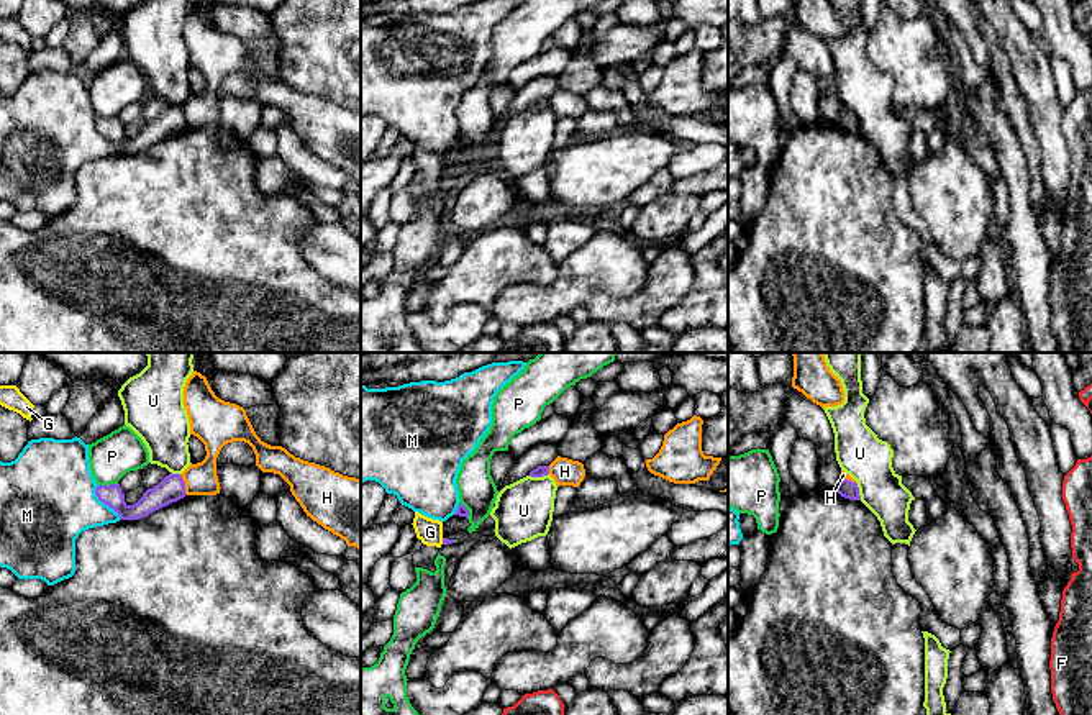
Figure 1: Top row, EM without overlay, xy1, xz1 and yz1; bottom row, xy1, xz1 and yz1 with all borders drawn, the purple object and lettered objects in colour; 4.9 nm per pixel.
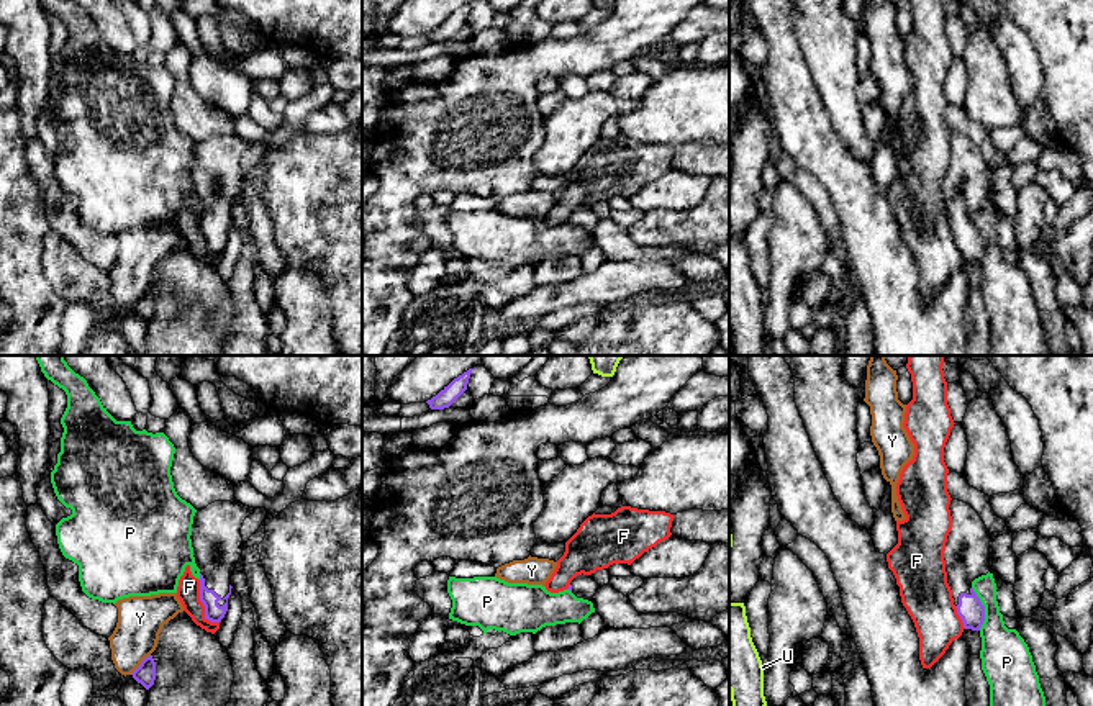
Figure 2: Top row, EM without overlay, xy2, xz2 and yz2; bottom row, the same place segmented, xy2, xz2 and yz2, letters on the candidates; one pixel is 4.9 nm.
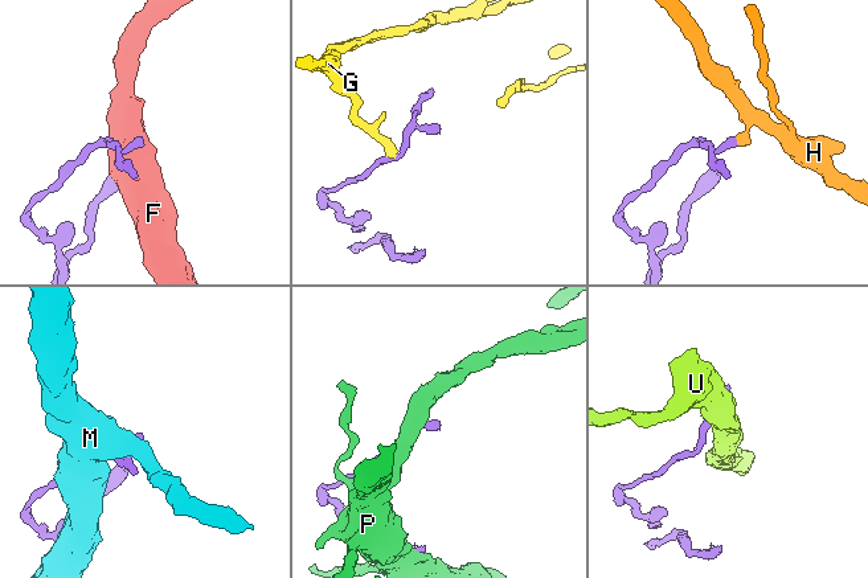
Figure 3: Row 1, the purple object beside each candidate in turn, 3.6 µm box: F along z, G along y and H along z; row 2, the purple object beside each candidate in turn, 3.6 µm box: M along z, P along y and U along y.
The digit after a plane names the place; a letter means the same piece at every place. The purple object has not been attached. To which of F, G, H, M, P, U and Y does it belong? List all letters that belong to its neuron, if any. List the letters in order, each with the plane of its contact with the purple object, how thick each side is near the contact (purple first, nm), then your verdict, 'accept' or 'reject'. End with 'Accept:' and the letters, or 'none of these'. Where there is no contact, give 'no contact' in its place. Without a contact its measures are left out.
F: contact in xy2; calibres 90 and 110 nm; reject
G: contact in xz1; calibres 30 and 120 nm; reject
H: contact in xy1; calibres 130 and 160 nm; reject
M: contact in xy1; calibres 110 and 420 nm; reject
P: contact in yz2; calibres 130 and 240 nm; reject
U: contact in xz1; calibres 60 and 280 nm; reject
Y: contact in xy2; calibres 100 and 220 nm; reject
Accept: none of these

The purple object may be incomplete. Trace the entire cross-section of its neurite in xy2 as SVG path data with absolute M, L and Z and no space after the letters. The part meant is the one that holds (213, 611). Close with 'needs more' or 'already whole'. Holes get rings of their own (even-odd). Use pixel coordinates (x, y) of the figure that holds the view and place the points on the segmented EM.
M236 500L215 501L193 516L190 539L200 568L200 601L211 622L228 611L231 577L244 545L241 527L252 509Z | needs more

